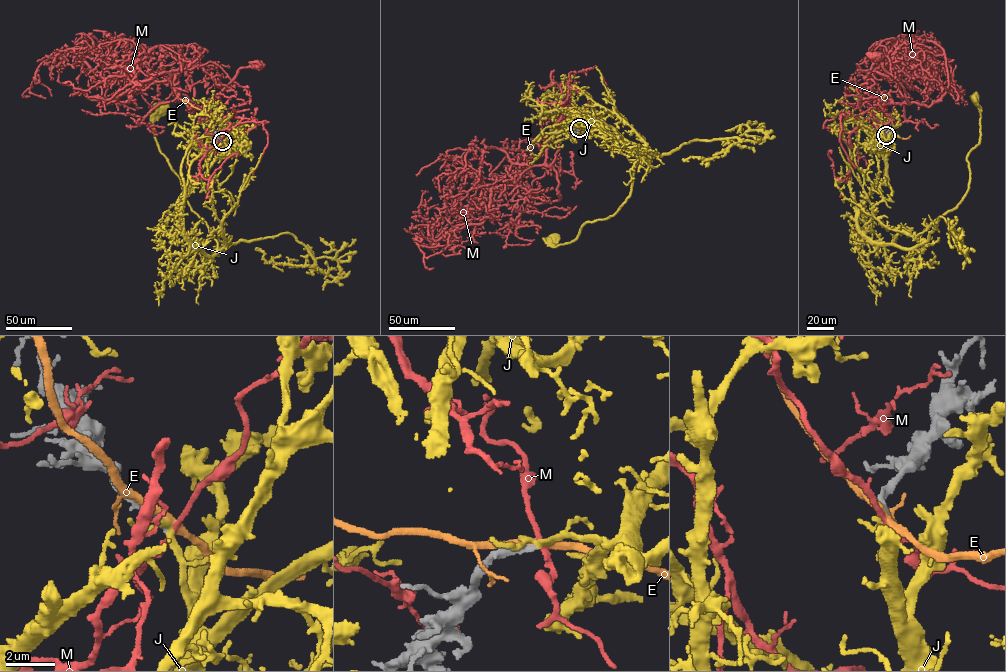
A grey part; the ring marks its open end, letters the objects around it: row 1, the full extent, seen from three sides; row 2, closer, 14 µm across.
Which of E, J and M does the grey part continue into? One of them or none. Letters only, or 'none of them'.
J

